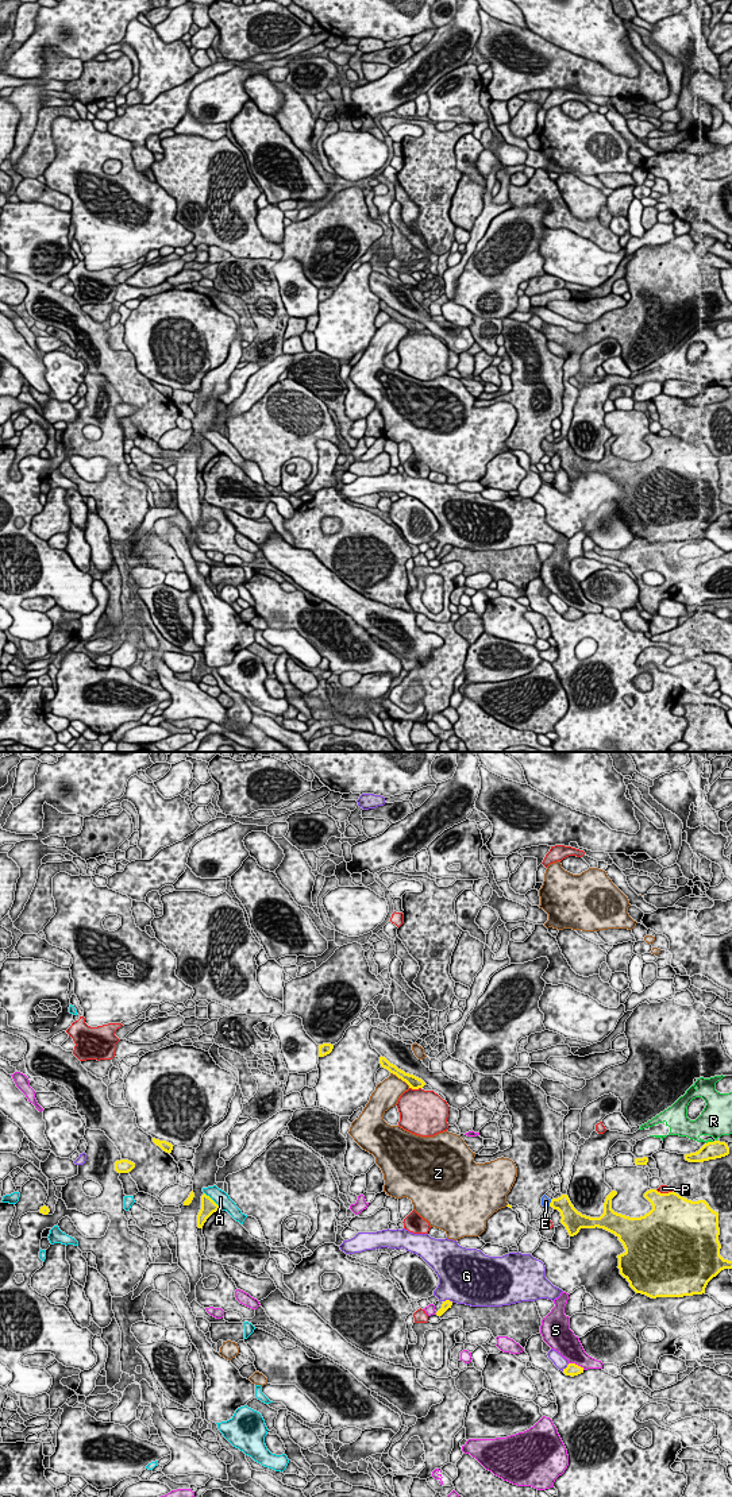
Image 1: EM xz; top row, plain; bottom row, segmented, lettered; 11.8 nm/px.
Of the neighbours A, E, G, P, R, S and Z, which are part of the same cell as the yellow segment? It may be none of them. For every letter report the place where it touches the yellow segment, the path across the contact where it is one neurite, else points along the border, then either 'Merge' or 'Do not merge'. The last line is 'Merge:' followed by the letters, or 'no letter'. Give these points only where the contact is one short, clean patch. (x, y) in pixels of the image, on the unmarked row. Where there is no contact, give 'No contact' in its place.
A: Touches yellow at xz (212, 444). Do not merge
E: Touches yellow at xz (550, 447). Path across: xz (563, 448), (550, 447), (546, 446). Merge
G: Touches yellow at xz (449, 544). Do not merge
P: Touches yellow at xz (415, 332). Do not merge
R: Touches yellow at xz (709, 386). Do not merge
S: Touches yellow at xz (577, 609). Do not merge
Z: Touches yellow at xz (400, 321). Do not merge
Merge: E

